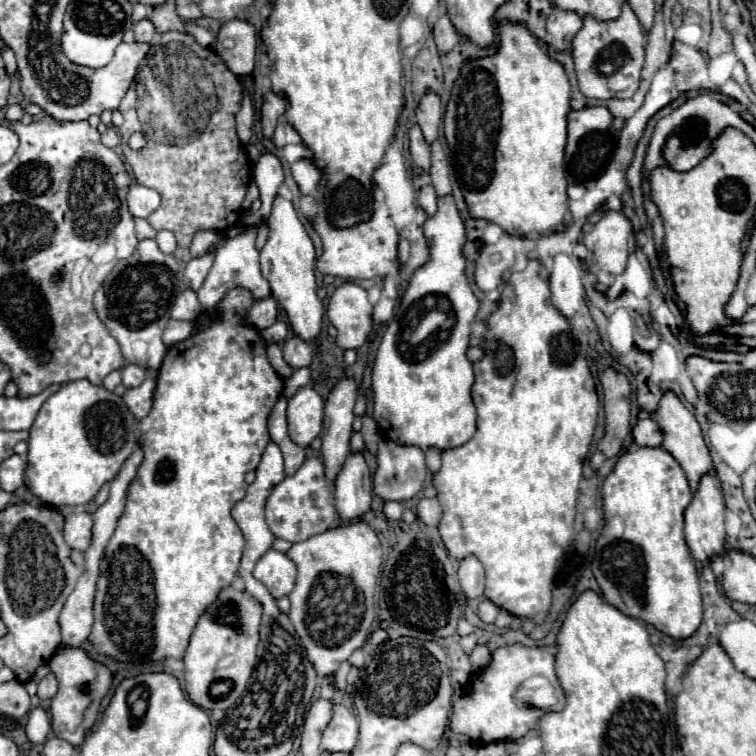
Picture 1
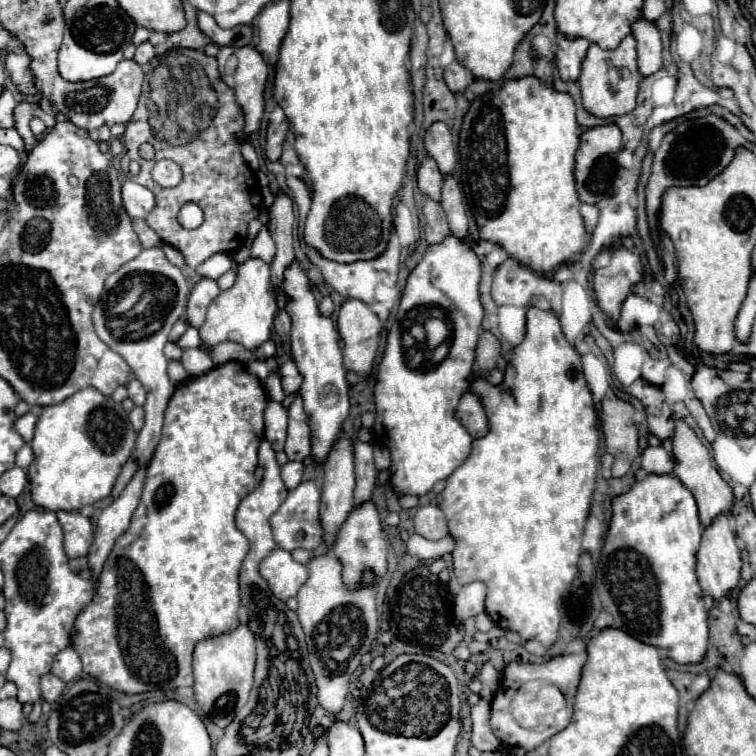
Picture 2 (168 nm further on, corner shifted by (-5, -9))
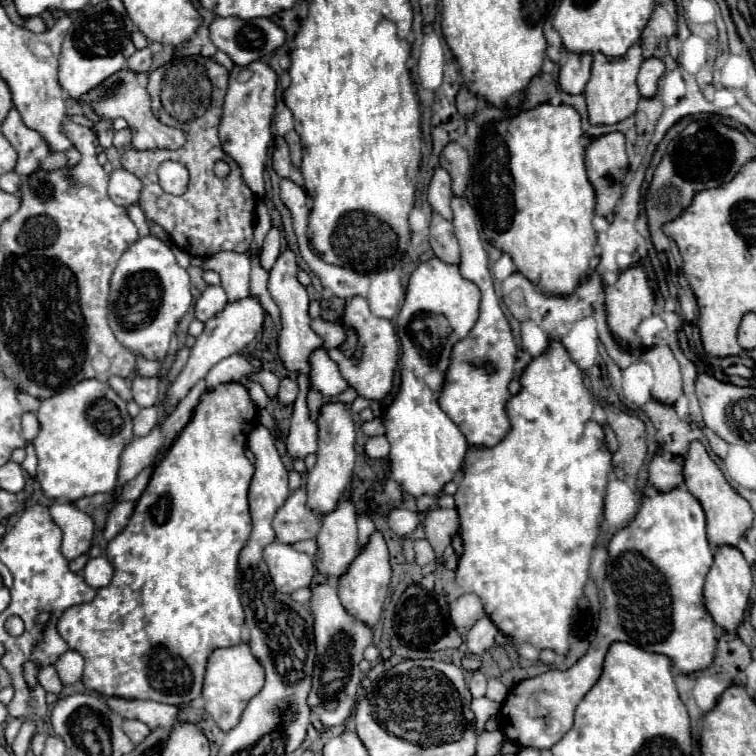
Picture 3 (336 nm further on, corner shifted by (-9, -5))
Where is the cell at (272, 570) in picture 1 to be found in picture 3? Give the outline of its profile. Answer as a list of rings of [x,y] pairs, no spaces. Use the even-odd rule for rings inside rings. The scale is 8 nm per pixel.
[[[273,541],[263,549],[263,559],[269,567],[273,585],[281,593],[293,593],[297,589],[309,587],[313,581],[313,559],[307,553],[295,551],[291,545]]]

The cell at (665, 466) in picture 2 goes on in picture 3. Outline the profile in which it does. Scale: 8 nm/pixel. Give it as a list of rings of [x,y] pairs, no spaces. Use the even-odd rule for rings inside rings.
[[[657,453],[649,463],[649,481],[657,491],[669,491],[673,487],[683,485],[683,465],[675,457],[665,457]]]

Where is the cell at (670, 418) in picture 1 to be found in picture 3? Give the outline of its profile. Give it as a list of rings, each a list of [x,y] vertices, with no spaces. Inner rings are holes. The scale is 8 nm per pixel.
[[[693,441],[689,445],[687,455],[683,457],[683,477],[685,477],[685,487],[689,489],[691,495],[697,497],[701,507],[705,509],[707,517],[707,539],[711,545],[737,545],[739,537],[751,527],[753,523],[753,509],[747,499],[743,499],[723,477],[721,469],[717,463],[711,459],[707,449],[699,443]]]

